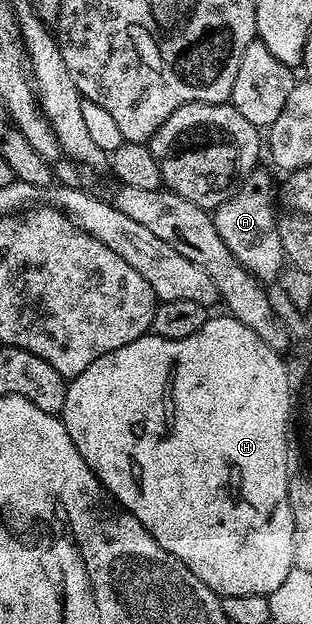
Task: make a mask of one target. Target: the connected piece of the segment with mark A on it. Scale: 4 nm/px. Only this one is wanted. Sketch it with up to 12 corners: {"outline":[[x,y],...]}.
{"outline":[[263,167],[212,213],[226,247],[261,283],[286,258]]}

